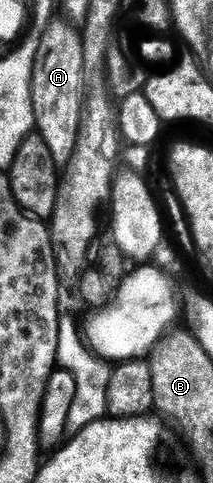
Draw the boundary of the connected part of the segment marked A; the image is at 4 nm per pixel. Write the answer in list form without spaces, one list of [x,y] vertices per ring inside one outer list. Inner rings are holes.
[[[66,20],[42,28],[32,73],[32,111],[36,130],[59,165],[70,161],[83,120],[84,72],[80,32]]]

